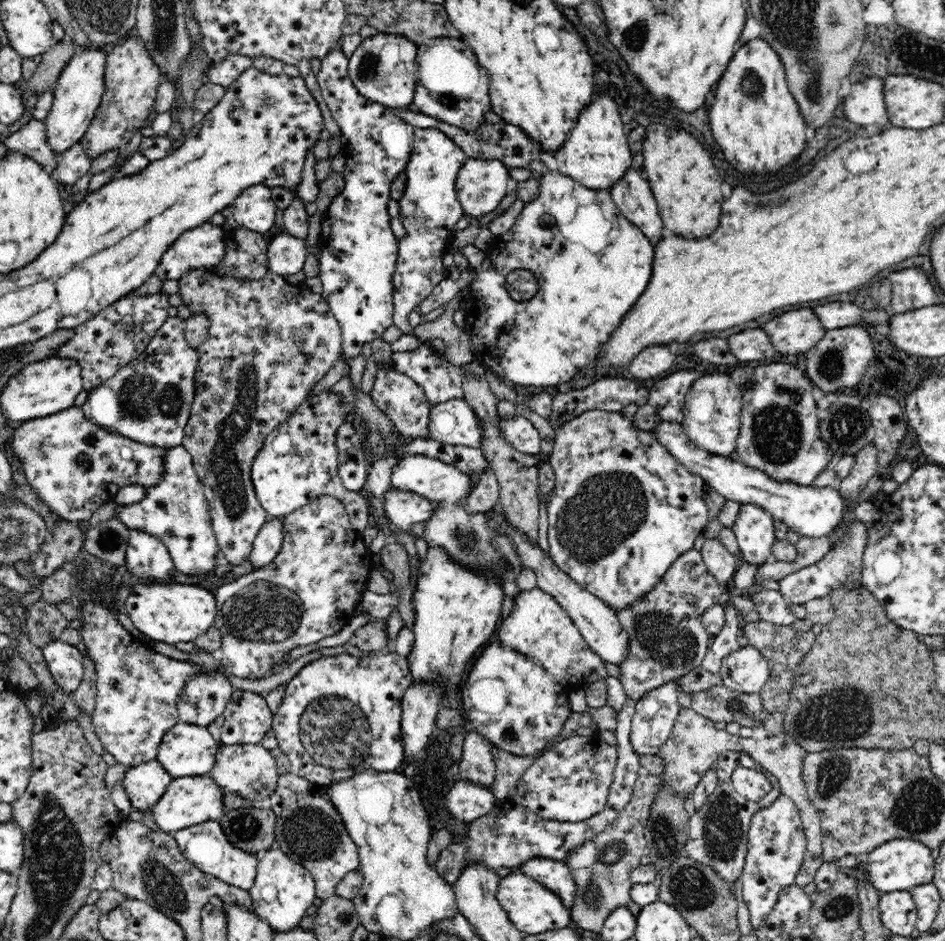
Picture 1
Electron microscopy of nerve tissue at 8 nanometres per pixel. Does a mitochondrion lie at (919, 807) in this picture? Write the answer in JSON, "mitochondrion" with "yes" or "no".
{"mitochondrion":"yes"}

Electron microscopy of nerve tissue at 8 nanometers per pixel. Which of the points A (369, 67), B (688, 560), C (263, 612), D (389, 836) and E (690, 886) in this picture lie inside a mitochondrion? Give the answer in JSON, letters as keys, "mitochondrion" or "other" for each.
{"A":"mitochondrion","B":"other","C":"mitochondrion","D":"other","E":"mitochondrion"}

